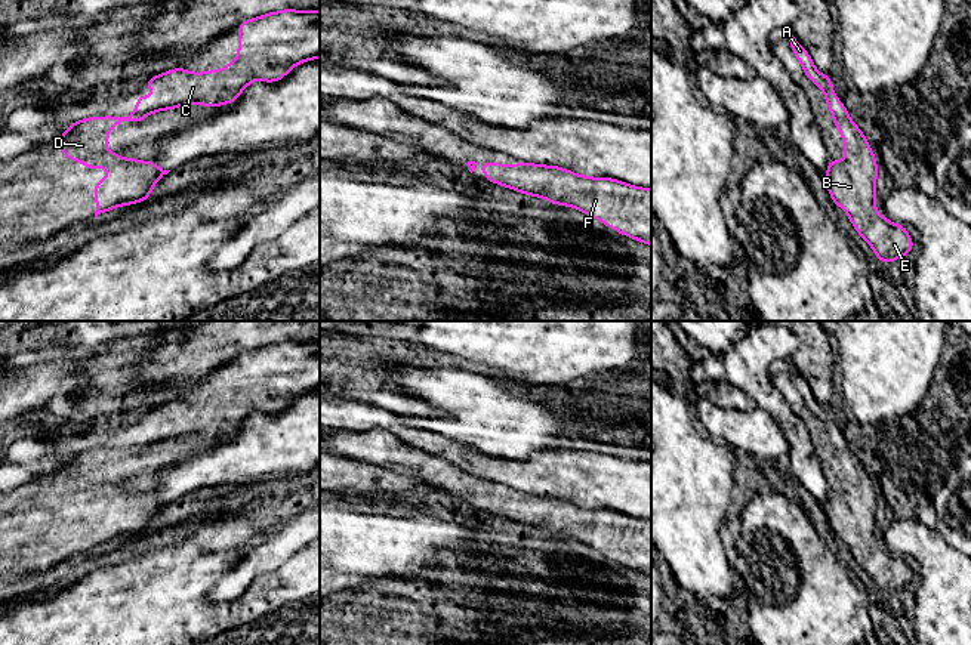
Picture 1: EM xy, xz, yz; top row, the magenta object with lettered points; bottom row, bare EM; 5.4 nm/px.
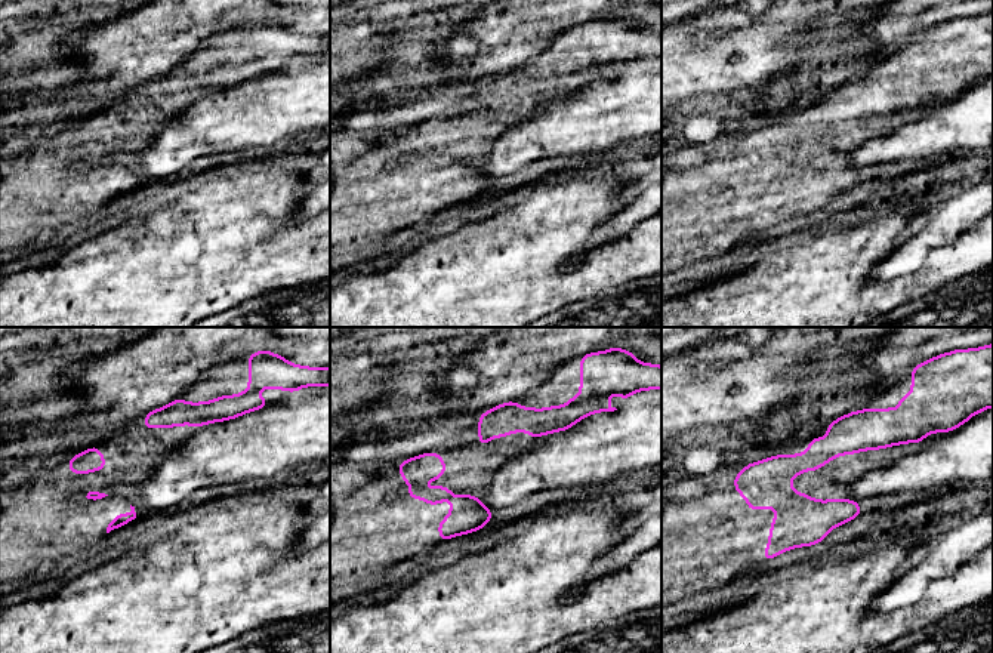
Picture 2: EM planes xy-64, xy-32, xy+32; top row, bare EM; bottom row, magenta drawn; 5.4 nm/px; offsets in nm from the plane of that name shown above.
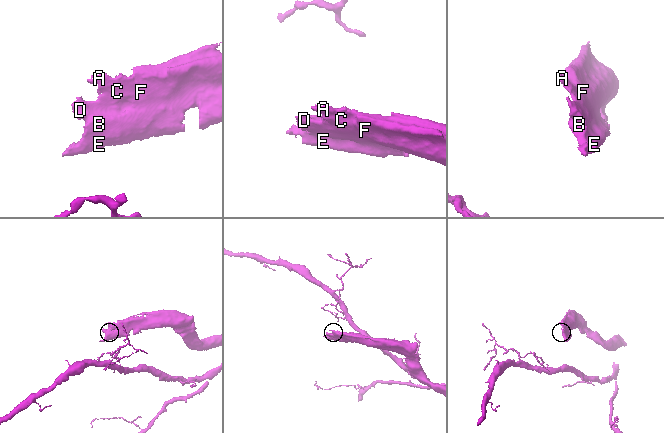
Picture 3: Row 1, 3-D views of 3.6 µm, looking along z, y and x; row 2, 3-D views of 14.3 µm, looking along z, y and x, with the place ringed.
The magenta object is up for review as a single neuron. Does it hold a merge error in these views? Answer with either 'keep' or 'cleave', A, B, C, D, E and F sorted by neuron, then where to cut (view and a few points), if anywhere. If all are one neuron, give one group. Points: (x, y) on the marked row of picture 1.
keep | A B C D E F | no cut

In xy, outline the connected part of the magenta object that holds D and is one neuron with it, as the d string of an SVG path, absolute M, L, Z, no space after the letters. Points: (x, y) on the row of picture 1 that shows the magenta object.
M286 9L271 12L253 19L247 19L238 27L238 56L226 64L225 70L210 70L207 72L189 72L184 68L166 71L147 80L152 99L138 93L135 111L127 117L92 117L70 124L59 139L59 148L71 161L81 161L87 169L108 169L108 178L96 182L93 195L96 197L95 217L118 206L130 206L151 197L151 189L158 179L170 170L160 169L151 161L123 158L105 148L108 133L123 121L139 123L147 115L175 109L182 105L219 107L234 102L255 80L266 83L278 81L298 64L320 58L320 10L299 12Z

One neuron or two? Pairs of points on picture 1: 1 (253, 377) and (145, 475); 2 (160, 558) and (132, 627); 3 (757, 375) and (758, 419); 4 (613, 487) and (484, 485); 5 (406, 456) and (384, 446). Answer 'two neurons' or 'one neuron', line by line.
1: one neuron
2: one neuron
3: two neurons
4: two neurons
5: one neuron

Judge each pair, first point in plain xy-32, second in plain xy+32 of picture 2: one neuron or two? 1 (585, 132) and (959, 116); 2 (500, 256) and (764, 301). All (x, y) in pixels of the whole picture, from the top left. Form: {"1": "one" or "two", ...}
{"1": "one", "2": "one"}

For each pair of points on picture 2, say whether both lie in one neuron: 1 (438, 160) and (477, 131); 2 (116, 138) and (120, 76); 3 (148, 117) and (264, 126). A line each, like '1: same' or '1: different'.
1: same
2: different
3: different

